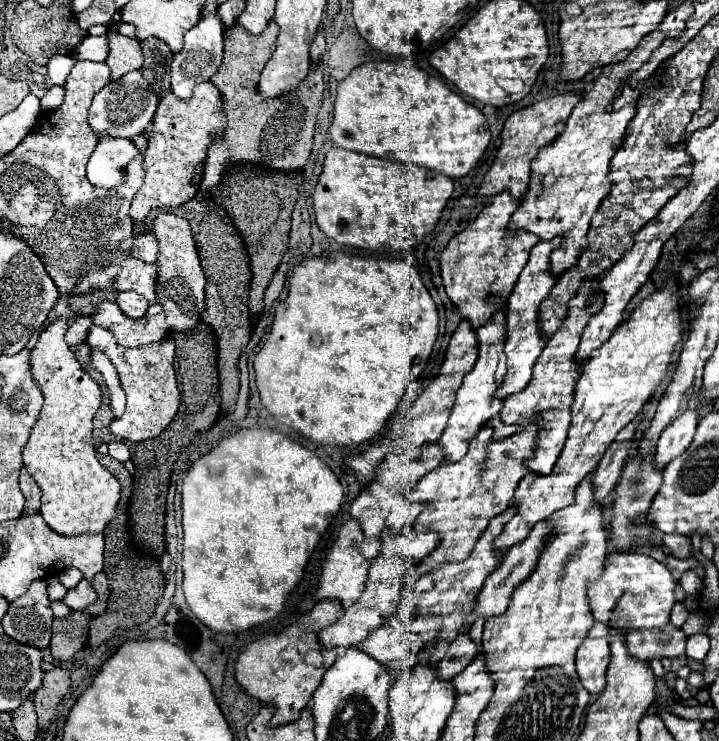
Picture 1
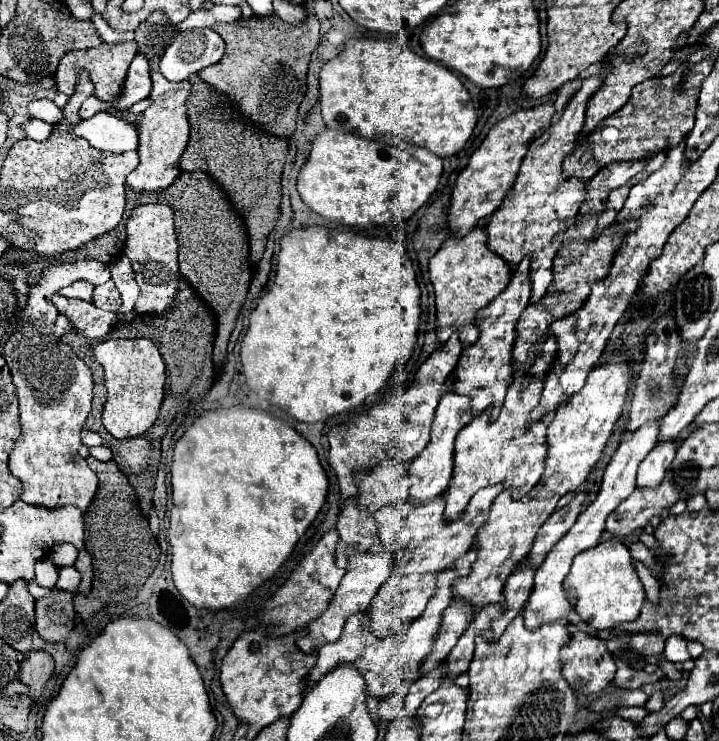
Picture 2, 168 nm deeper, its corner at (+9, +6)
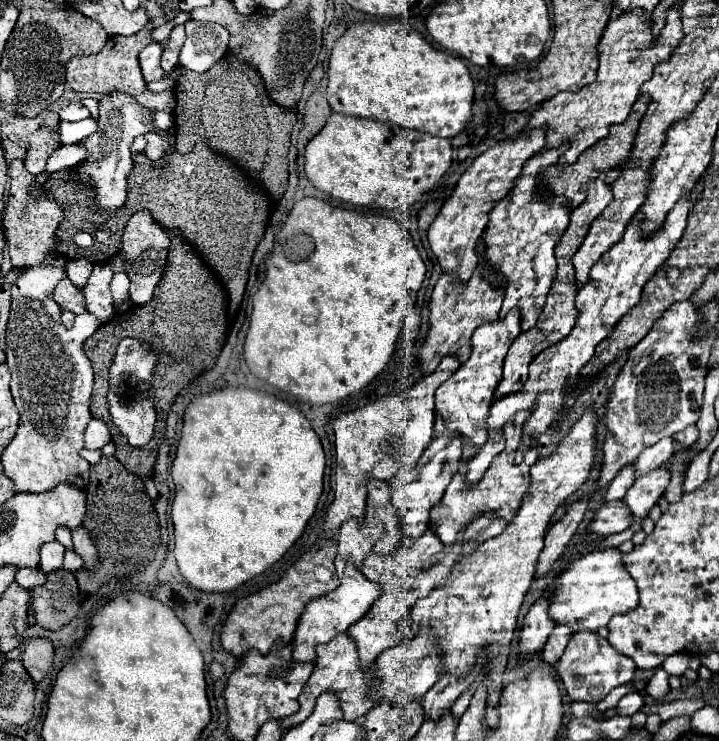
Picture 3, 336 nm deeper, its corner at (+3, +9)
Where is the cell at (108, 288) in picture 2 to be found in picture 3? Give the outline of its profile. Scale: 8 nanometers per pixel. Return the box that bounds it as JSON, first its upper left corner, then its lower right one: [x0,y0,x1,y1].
[83,265,115,323]

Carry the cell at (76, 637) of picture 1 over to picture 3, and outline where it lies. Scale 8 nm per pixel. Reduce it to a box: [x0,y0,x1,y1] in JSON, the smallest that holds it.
[31,569,81,631]

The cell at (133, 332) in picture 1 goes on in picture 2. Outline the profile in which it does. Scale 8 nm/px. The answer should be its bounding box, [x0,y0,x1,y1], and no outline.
[59,280,93,300]

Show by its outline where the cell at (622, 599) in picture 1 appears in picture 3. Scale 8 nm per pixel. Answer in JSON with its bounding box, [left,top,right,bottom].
[549,547,639,631]

